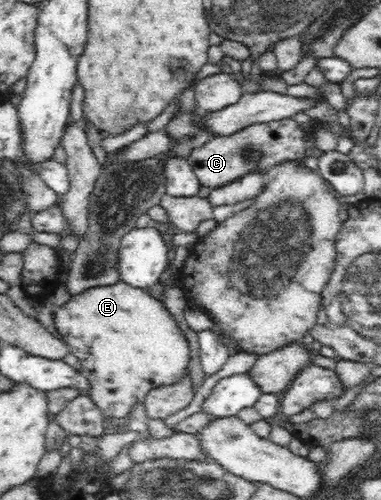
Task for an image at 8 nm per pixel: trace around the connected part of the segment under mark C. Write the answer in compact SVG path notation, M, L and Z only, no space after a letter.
M282 119L271 123L255 124L236 131L229 136L212 138L208 143L198 145L190 152L186 160L193 167L201 186L214 190L235 182L242 175L252 173L254 169L267 171L281 162L293 161L306 157L306 149L314 147L314 143L304 139L304 131L298 127L294 119Z

